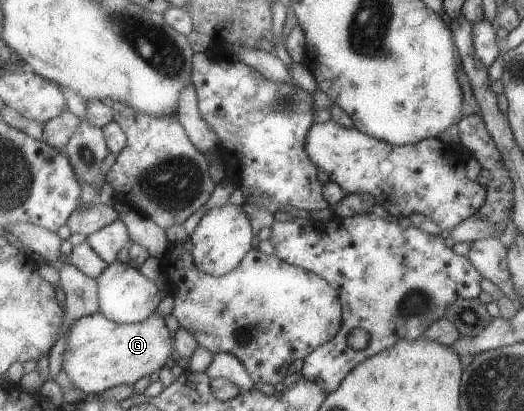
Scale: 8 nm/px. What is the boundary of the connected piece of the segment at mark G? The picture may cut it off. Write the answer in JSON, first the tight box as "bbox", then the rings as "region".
{"bbox":[62,312,173,395],"region":[[[100,312],[76,320],[67,351],[62,355],[62,368],[76,388],[96,395],[118,385],[134,386],[141,378],[160,370],[173,354],[170,330],[158,313],[152,313],[144,322],[127,325],[118,324]]]}

